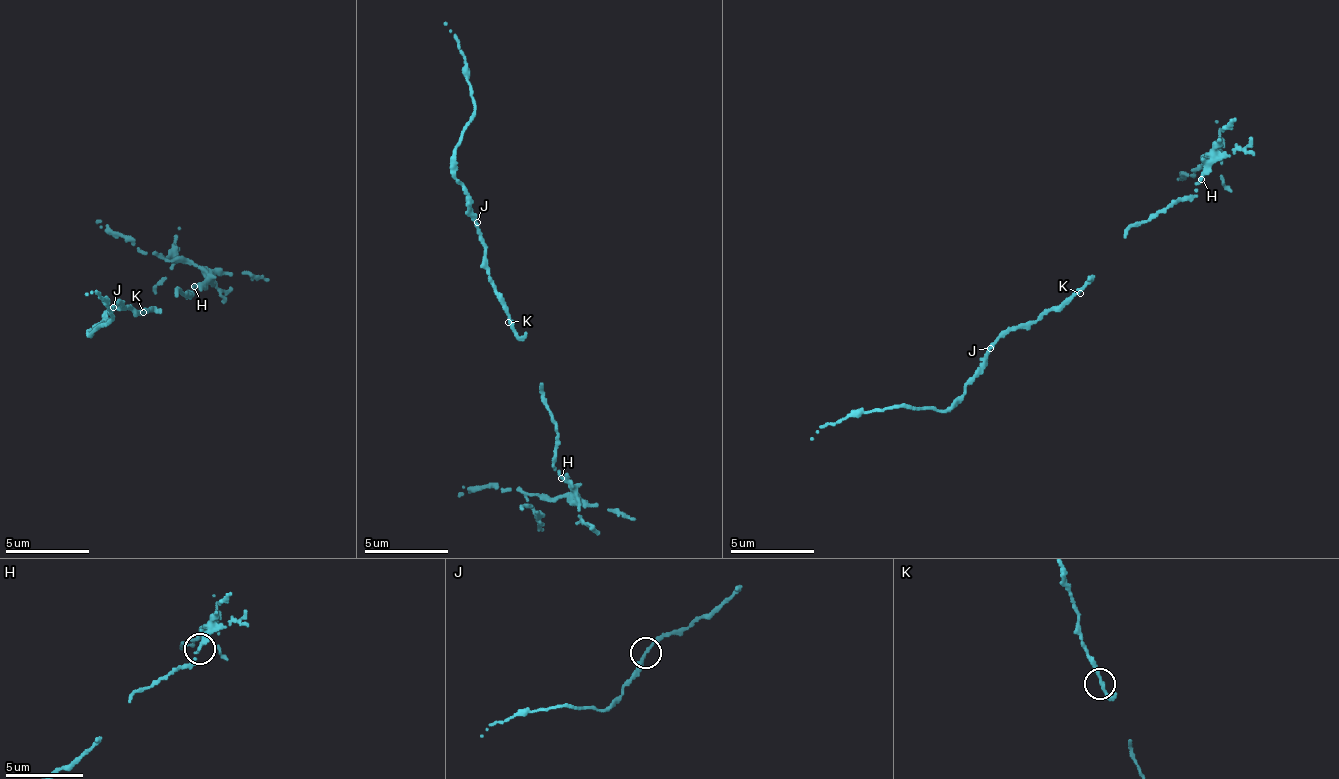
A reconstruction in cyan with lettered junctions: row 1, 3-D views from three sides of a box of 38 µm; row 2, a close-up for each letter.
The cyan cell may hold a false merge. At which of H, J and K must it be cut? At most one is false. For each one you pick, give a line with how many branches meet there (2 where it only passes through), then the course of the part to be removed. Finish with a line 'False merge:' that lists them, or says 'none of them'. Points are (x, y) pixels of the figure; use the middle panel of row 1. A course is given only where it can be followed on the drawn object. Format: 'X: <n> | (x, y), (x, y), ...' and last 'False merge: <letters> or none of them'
H: 2 | (562, 477), (574, 491), (560, 499), (496, 485), (462, 487), (458, 495)
False merge: H

